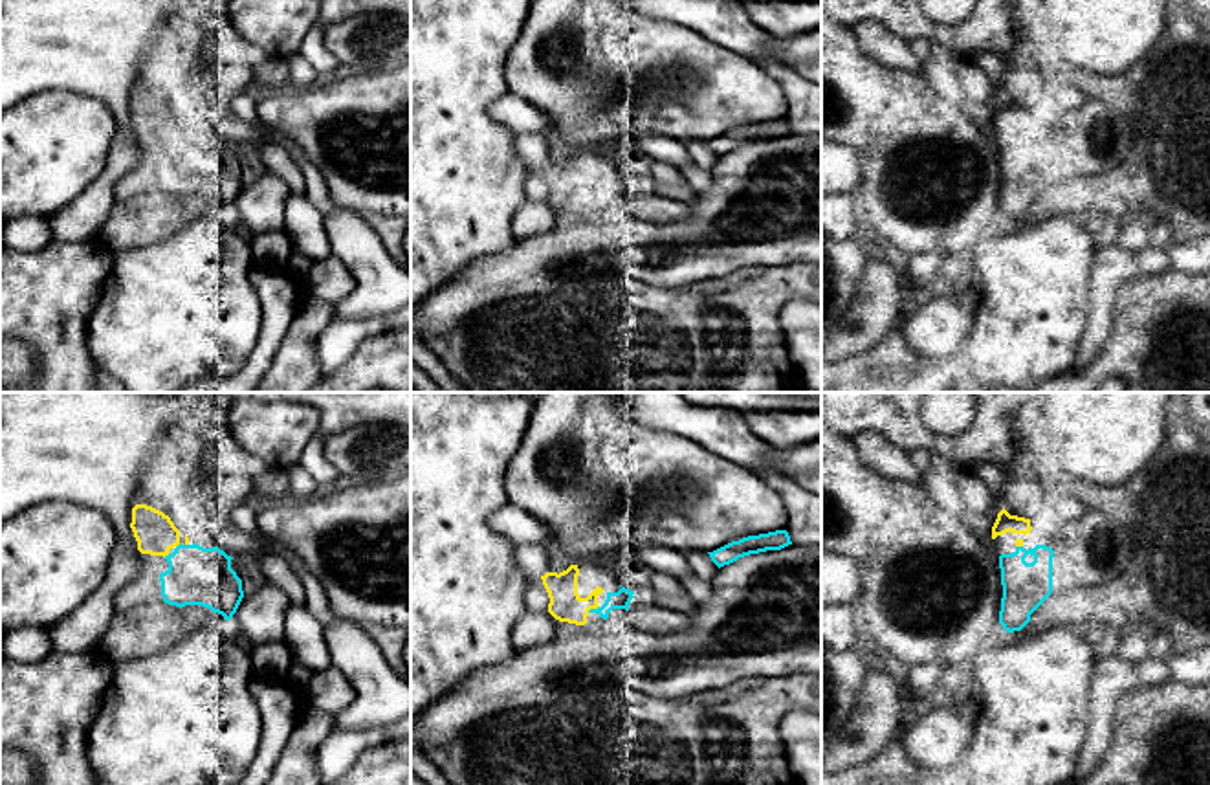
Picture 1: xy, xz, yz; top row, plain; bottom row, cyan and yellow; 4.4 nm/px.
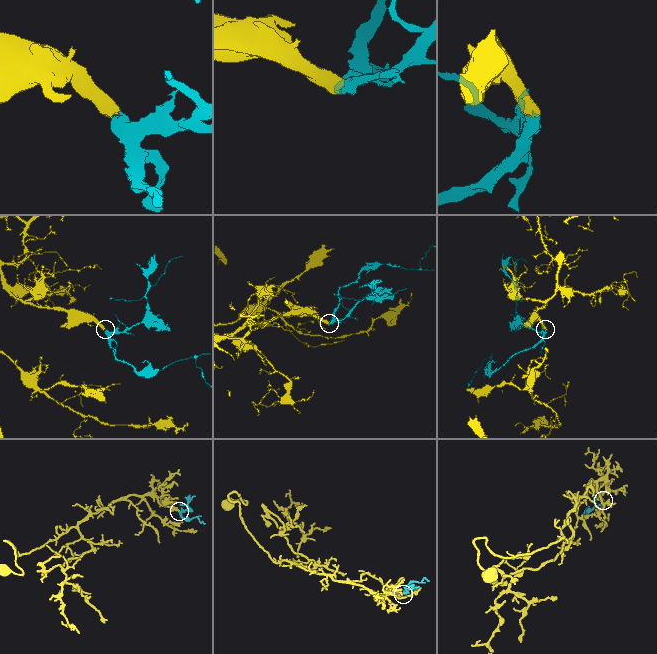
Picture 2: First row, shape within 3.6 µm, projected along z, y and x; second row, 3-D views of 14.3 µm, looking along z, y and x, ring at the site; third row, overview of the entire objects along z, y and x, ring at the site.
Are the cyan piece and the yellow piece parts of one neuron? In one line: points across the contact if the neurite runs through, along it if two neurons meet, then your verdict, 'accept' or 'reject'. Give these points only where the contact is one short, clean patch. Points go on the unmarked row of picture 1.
accept

